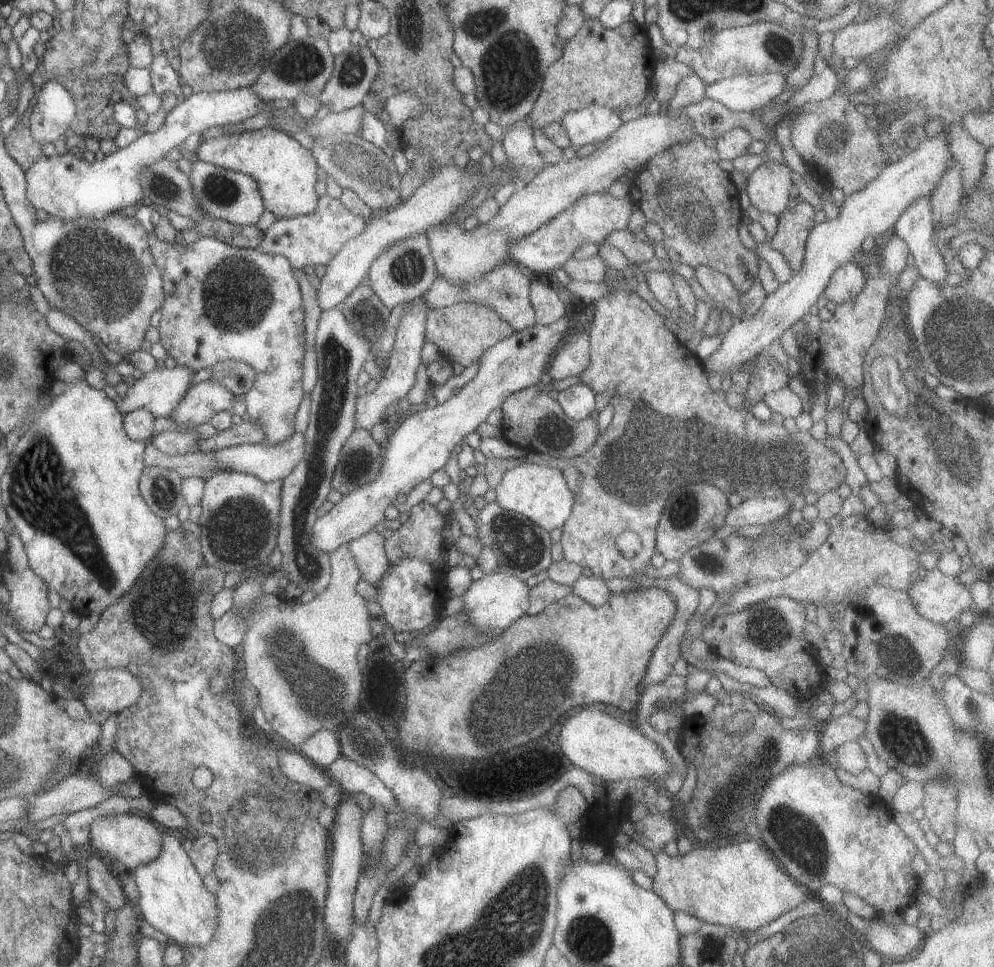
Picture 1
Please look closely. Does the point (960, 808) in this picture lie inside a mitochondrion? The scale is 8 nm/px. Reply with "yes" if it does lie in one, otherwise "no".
no

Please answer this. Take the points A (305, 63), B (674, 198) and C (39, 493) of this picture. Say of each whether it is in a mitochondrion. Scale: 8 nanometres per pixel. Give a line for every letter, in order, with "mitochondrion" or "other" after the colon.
A: mitochondrion
B: mitochondrion
C: mitochondrion

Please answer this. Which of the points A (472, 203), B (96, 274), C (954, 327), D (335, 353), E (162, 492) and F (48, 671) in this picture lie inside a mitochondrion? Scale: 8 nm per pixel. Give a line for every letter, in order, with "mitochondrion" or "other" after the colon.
A: other
B: mitochondrion
C: mitochondrion
D: mitochondrion
E: mitochondrion
F: other

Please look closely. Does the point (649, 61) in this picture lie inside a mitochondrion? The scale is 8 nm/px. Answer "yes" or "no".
no

